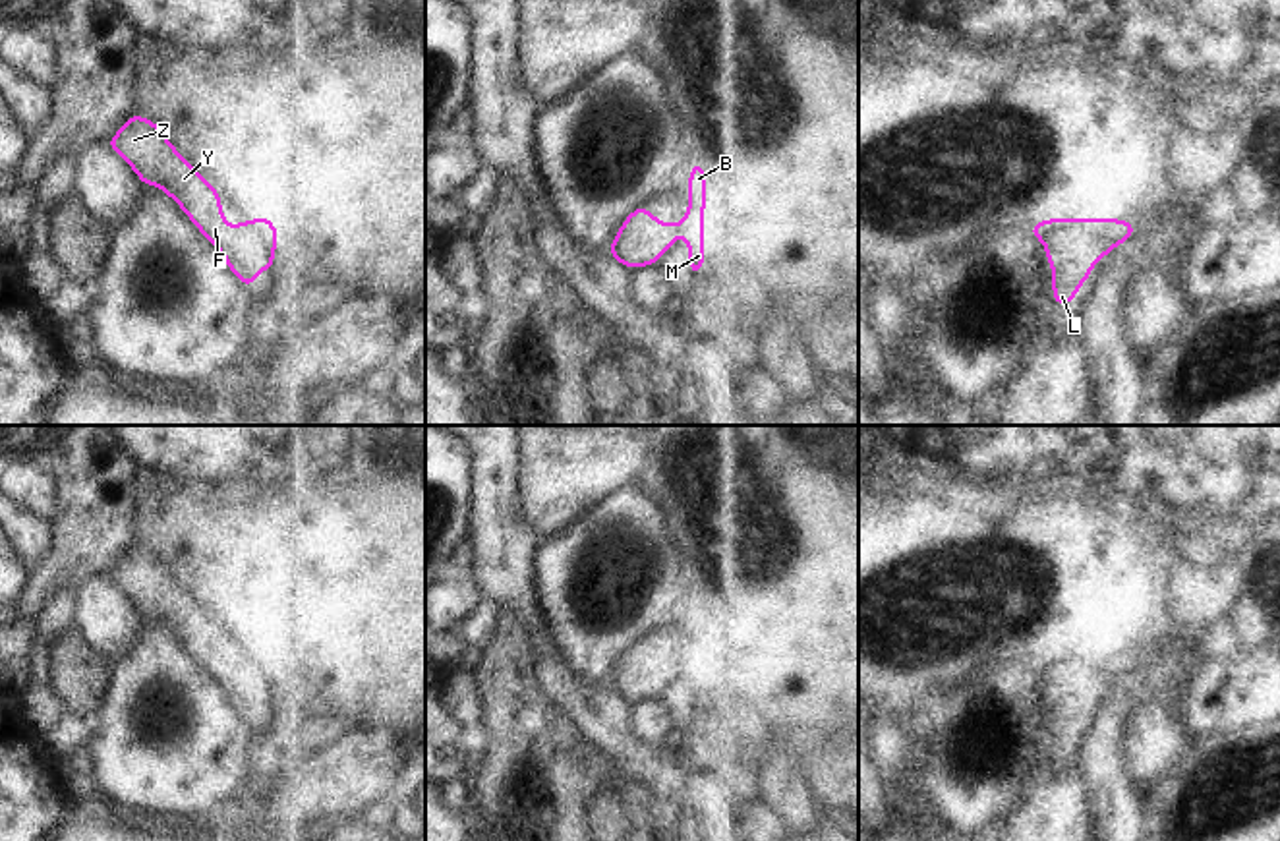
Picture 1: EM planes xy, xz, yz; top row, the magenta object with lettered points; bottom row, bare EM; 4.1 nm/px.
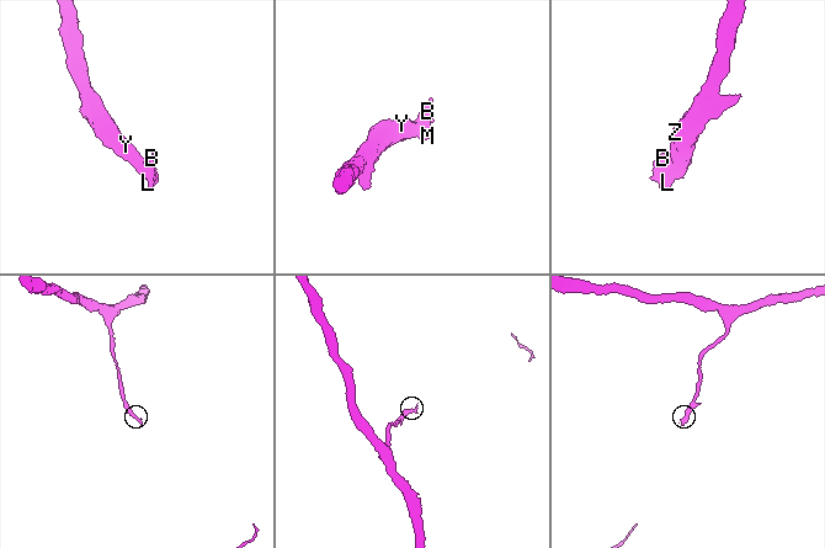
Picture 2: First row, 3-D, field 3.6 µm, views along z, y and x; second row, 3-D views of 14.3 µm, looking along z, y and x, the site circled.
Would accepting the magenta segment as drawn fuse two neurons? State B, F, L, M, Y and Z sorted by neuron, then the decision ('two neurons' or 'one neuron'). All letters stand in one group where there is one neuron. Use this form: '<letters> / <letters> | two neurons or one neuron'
B F L M Y Z | one neuron

